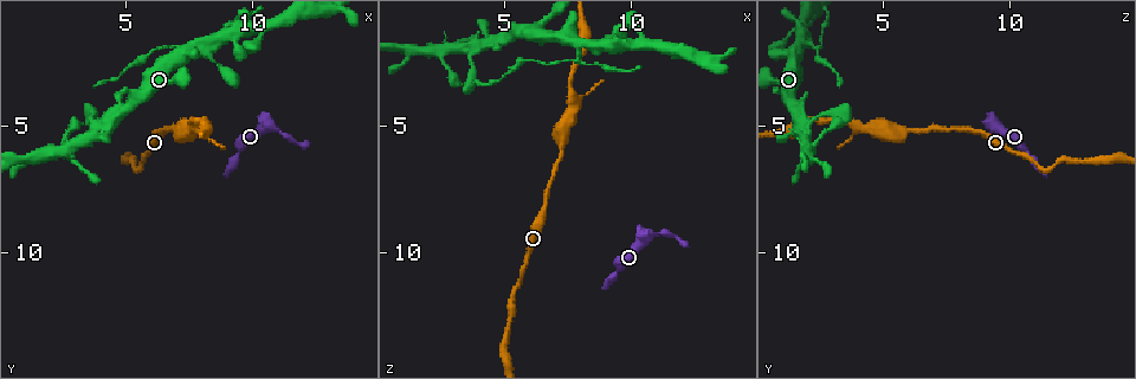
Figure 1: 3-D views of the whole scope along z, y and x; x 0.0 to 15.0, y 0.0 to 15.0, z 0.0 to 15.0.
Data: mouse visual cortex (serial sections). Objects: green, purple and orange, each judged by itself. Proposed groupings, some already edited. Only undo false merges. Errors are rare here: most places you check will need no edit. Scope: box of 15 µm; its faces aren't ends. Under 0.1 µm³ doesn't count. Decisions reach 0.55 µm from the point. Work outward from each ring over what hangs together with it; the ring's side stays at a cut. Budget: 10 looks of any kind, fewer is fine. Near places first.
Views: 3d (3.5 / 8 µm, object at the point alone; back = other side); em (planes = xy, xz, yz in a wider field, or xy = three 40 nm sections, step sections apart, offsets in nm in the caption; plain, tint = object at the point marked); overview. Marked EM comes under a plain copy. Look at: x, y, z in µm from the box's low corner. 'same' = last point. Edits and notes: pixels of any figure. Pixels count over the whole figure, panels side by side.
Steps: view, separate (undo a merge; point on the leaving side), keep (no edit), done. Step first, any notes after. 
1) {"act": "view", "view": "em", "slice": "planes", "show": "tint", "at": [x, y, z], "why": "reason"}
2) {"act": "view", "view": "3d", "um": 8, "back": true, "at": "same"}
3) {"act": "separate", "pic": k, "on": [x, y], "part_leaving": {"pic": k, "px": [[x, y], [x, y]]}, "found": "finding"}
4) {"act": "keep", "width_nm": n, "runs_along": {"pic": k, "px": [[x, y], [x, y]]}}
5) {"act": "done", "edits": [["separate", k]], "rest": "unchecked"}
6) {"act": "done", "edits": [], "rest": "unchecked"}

{"act": "view", "view": "3d", "um": 3.5, "at": [10.7, 5.1, 9.5], "why": "thick turns thin"}

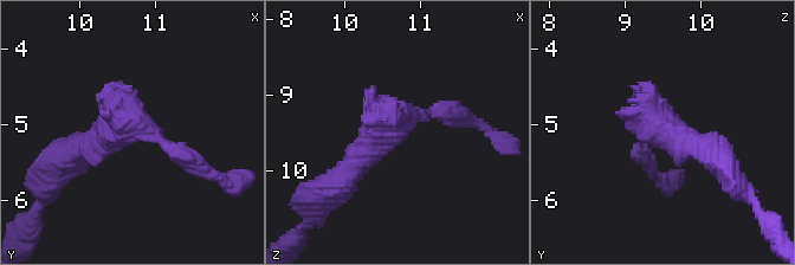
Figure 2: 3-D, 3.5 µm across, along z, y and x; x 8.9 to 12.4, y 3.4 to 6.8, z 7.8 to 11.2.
{"act": "view", "view": "em", "slice": "xy", "step": 3, "show": "tint", "at": [10.65, 5.00, 9.35], "why": "shape alone is not enough"}

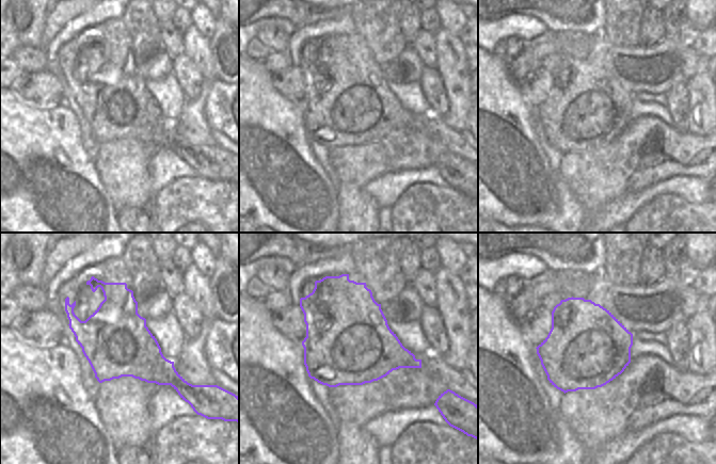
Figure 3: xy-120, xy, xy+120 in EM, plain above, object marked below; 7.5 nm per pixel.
{"act": "keep", "runs_along": {"pic": 2, "px": [[344, 178], [392, 123], [457, 114]]}, "found": "all the same cell"}

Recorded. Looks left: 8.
{"act": "view", "view": "3d", "um": 3.5, "at": [5.5, 6.7, 11.4], "why": "sharp bend"}

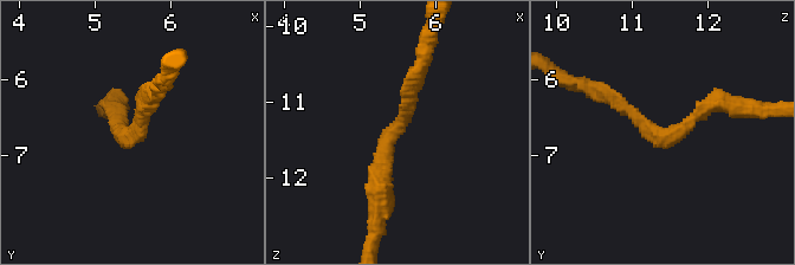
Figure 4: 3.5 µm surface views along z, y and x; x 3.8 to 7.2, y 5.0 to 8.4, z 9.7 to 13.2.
{"act": "view", "view": "em", "slice": "planes", "show": "tint", "at": [5.40, 6.75, 11.40], "arm_widths_nm": [200, 250], "why": "now the EM"}

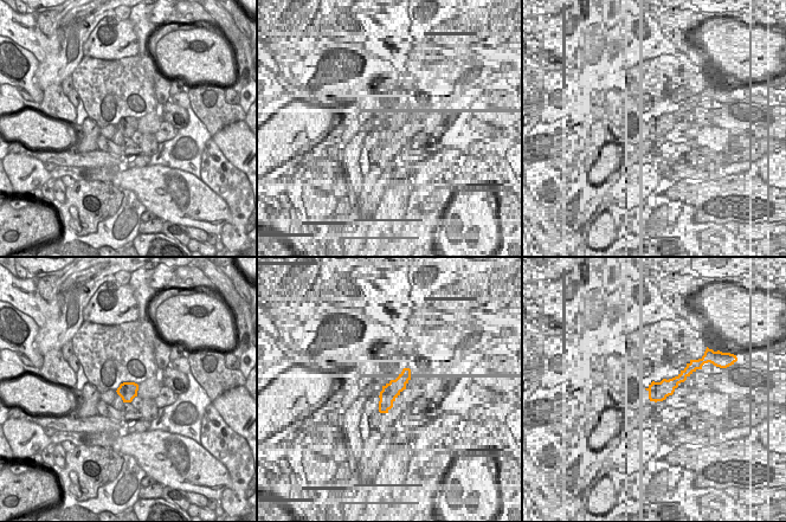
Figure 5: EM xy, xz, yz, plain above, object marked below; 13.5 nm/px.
{"act": "keep", "width_nm": 260, "runs_along": {"pic": 4, "px": [[415, 76], [382, 152], [379, 198]]}, "found": "all the same cell"}

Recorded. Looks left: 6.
{"act": "view", "view": "3d", "um": 3.5, "at": [7.7, 5.1, 3.9], "why": "sudden change in width"}

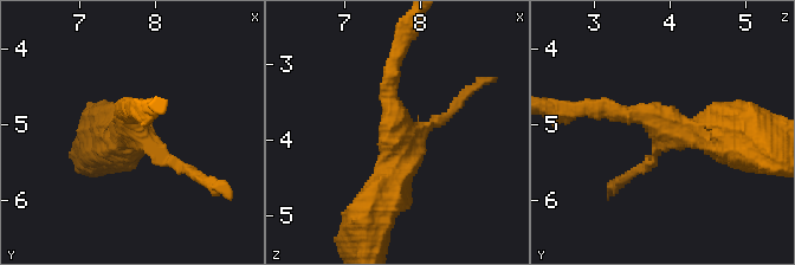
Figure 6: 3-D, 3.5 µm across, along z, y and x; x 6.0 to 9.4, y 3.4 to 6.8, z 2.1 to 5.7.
{"act": "view", "view": "em", "slice": "xy", "step": 1, "show": "tint", "at": [7.75, 5.00, 3.90]}

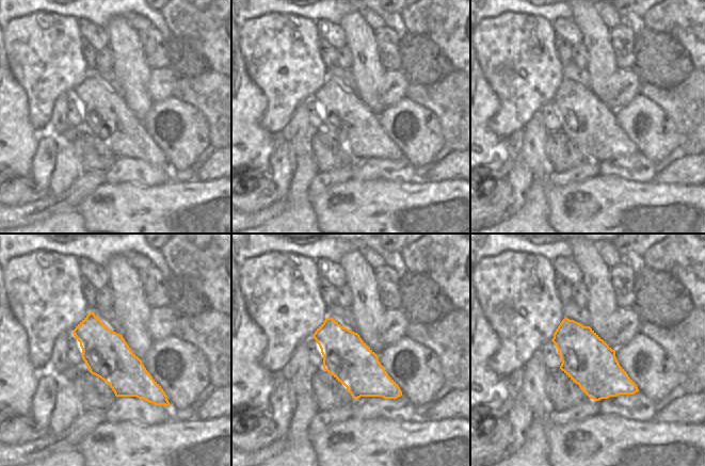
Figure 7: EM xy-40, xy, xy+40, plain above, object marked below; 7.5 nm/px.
{"act": "keep", "width_nm": 360, "runs_along": {"pic": 6, "px": [[731, 140], [589, 108]]}, "found": "all the same cell"}

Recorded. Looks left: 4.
{"act": "view", "view": "3d", "um": 3.5, "at": [8.0, 4.7, 1.8], "why": "thick turns thin"}

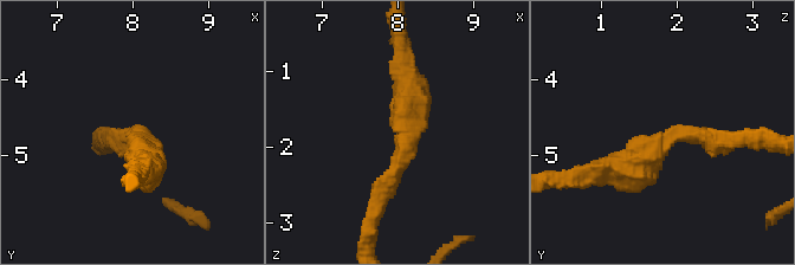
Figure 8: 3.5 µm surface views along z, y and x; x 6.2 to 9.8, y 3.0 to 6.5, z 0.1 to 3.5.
{"act": "view", "view": "em", "slice": "xy", "step": 1, "show": "tint", "at": [8.10, 4.75, 1.85], "arm_widths_nm": [250, 400]}

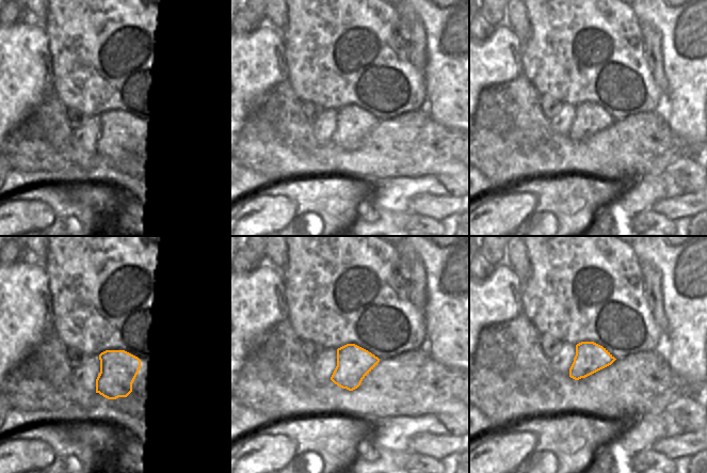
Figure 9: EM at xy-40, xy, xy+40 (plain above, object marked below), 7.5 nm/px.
{"act": "keep", "found": "all the same cell"}

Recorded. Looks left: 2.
{"act": "done", "edits": [], "rest": "unchecked"}

